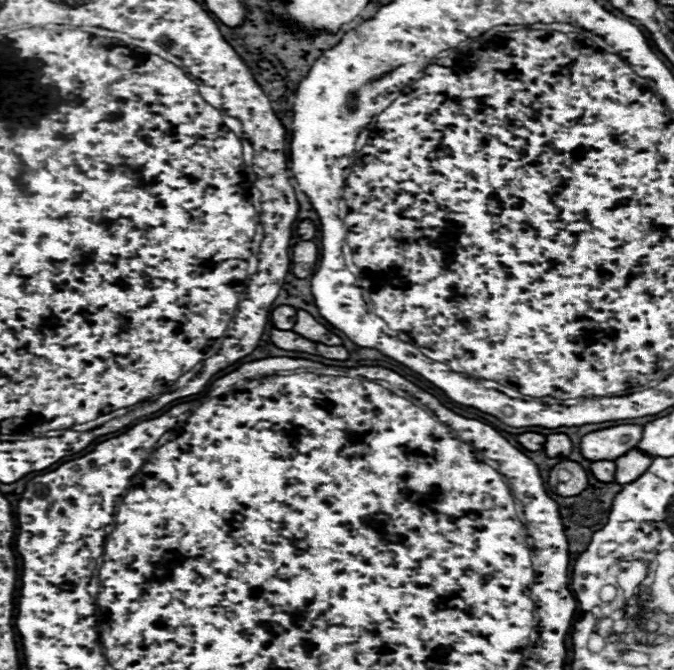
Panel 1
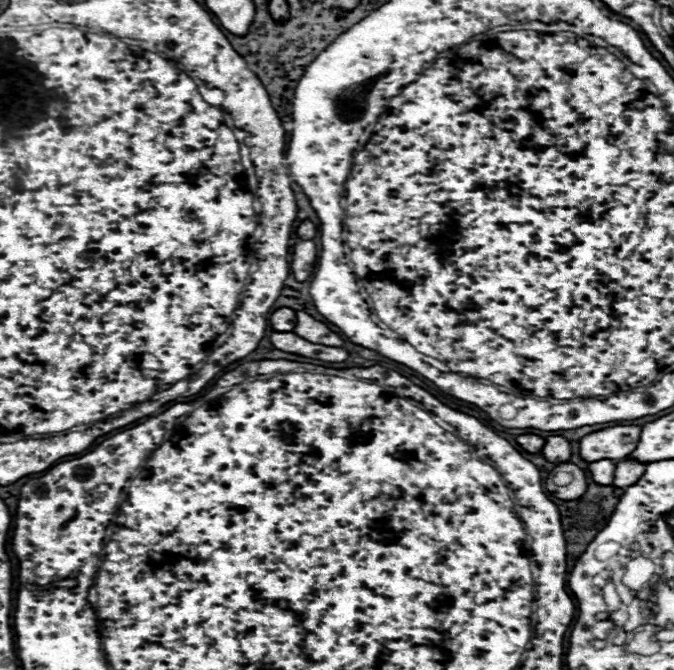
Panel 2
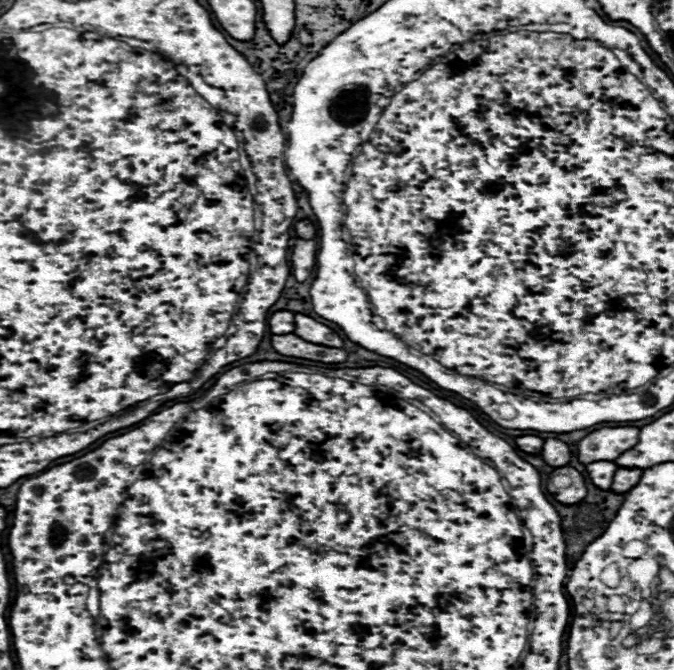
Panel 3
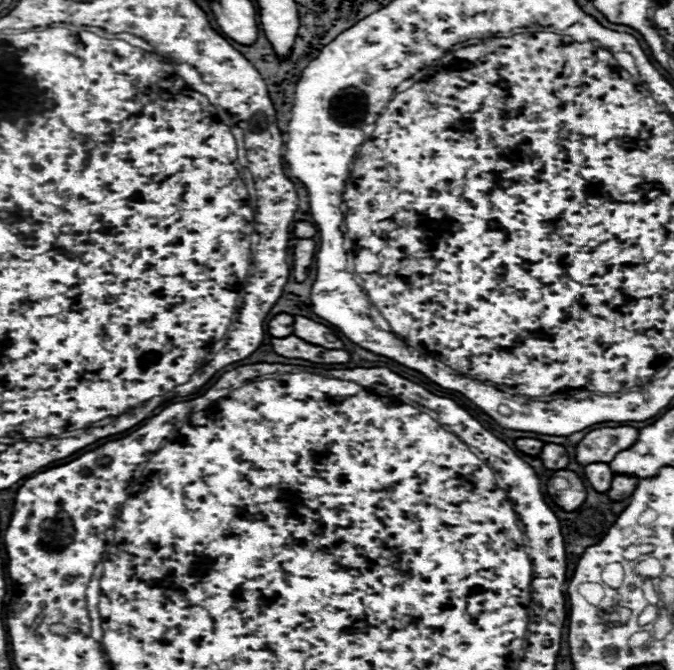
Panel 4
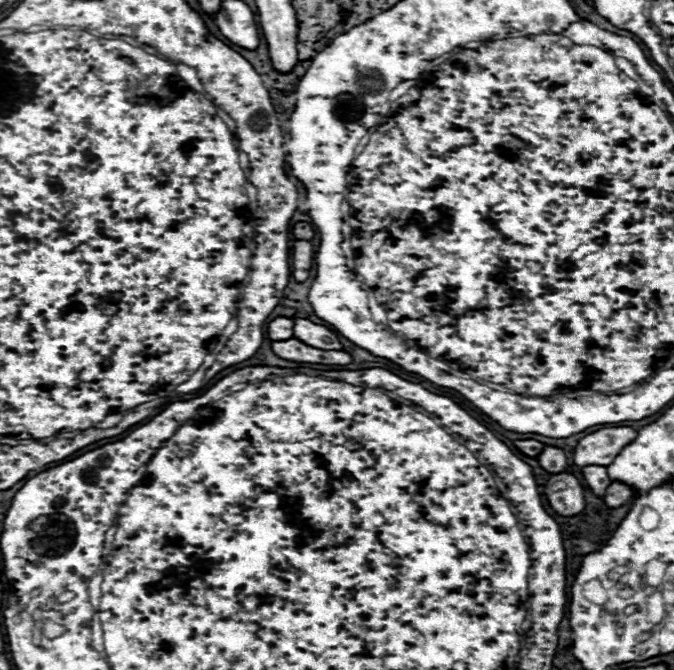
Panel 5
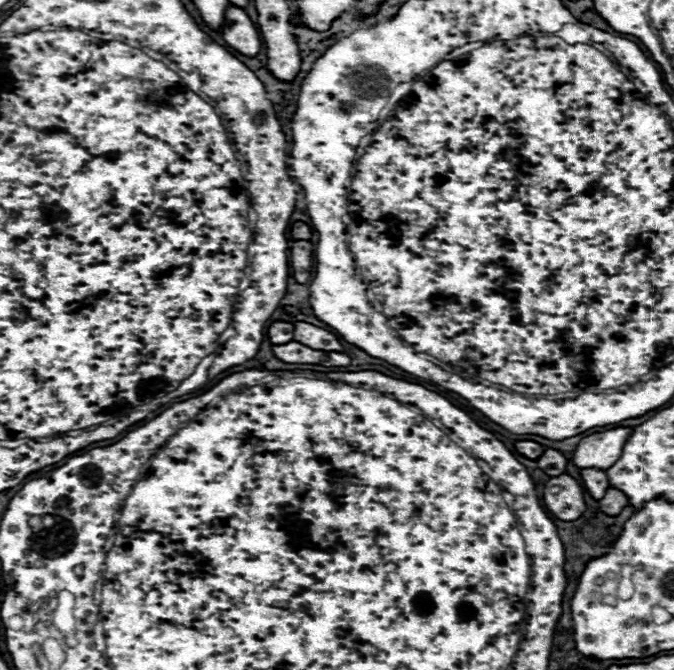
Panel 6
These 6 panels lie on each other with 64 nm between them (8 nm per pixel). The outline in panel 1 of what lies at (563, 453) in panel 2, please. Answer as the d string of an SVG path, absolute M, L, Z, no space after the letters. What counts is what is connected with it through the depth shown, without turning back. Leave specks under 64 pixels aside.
M550 434L546 436L544 452L554 458L554 456L568 456L572 452L572 440L566 434Z

